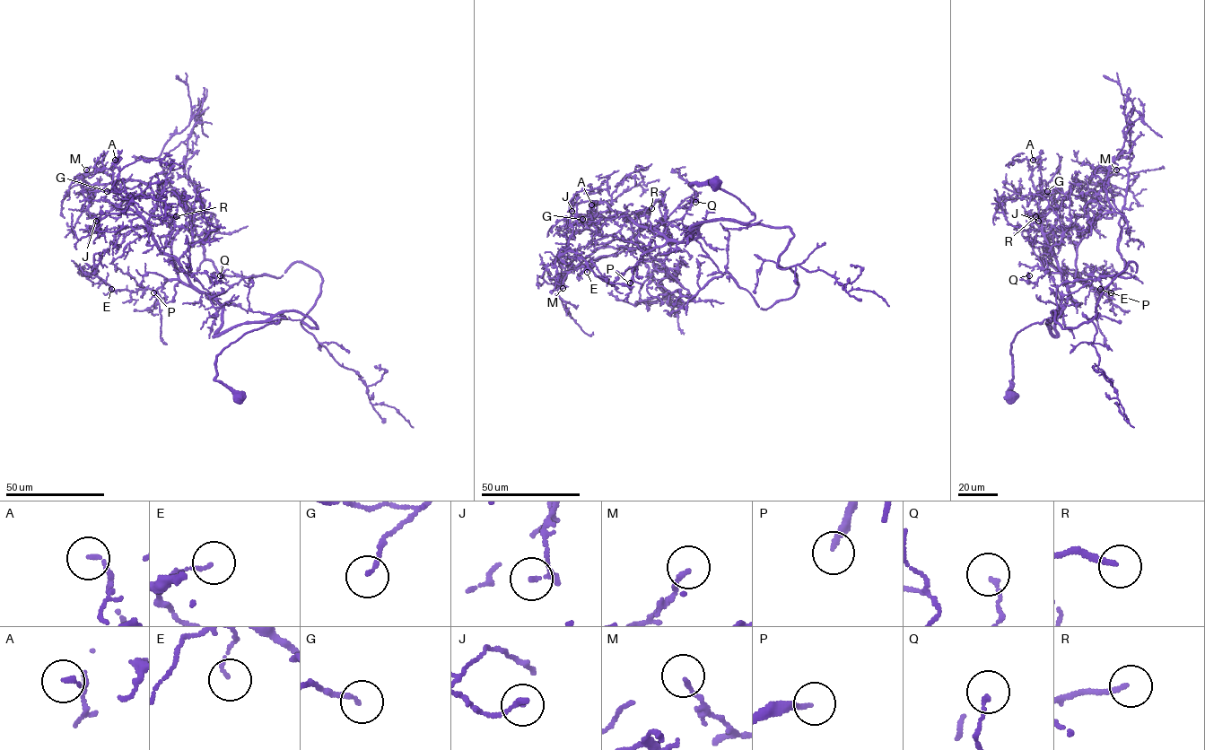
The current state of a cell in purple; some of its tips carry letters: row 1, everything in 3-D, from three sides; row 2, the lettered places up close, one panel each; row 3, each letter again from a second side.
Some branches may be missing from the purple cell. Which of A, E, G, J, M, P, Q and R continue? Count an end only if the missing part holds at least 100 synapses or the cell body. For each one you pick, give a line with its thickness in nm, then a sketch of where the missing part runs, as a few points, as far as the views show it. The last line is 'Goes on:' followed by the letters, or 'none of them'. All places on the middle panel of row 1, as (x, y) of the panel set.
P: calibre 190 nm; course (630, 283), (630, 290), (623, 298), (583, 281), (571, 292), (562, 293), (558, 290)
Goes on: P

